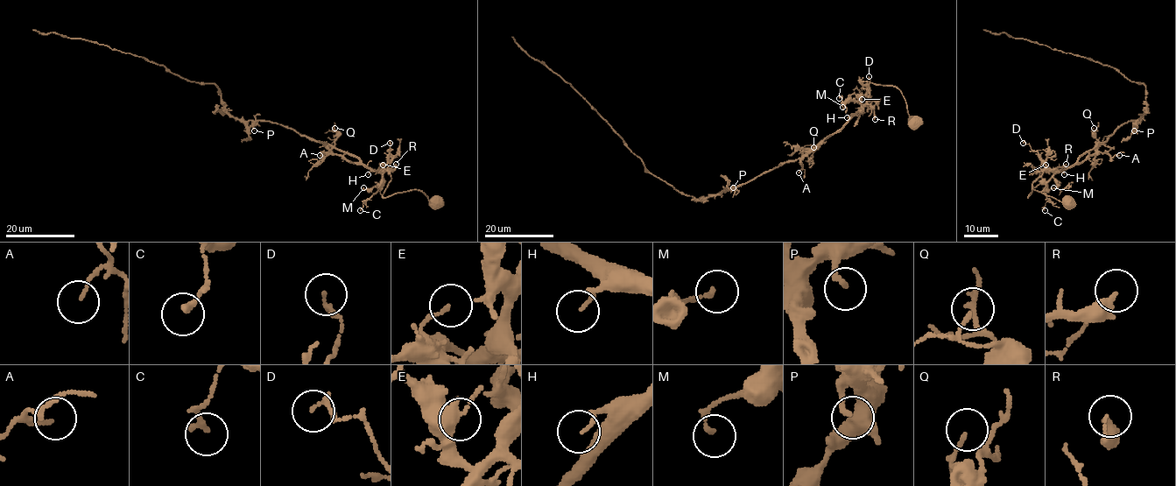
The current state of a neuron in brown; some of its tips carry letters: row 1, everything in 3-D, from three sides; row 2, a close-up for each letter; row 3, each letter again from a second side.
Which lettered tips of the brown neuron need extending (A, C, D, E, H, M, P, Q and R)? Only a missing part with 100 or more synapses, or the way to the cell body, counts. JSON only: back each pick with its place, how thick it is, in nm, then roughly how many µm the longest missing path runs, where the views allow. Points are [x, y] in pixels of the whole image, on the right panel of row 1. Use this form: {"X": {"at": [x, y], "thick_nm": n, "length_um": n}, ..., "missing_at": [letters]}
{"missing_at": []}

